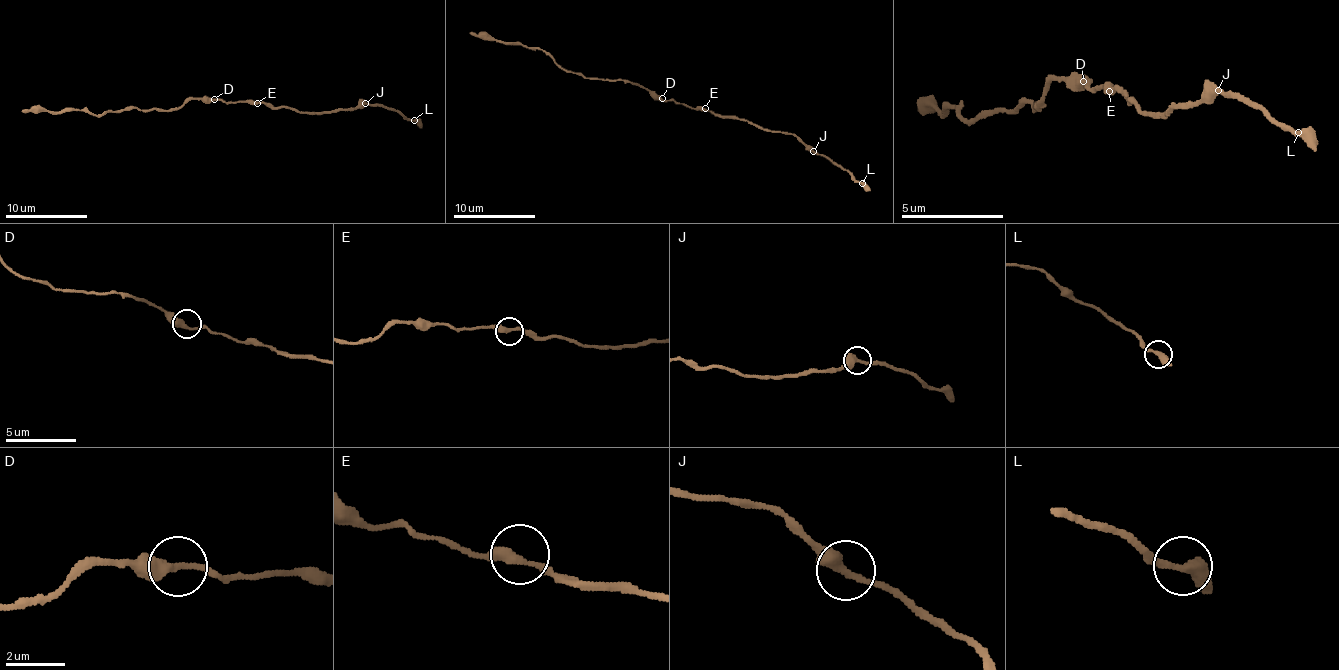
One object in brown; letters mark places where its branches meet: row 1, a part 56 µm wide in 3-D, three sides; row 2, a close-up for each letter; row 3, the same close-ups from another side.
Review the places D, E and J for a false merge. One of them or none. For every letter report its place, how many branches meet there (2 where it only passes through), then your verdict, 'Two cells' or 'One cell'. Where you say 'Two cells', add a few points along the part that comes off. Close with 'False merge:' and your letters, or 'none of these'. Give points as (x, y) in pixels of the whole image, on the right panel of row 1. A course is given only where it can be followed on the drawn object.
D: Place: (1083, 81). Branches: 2. One cell
E: Place: (1109, 91). Branches: 2. One cell
J: Place: (1218, 90). Branches: 2. One cell
False merge: none of these

